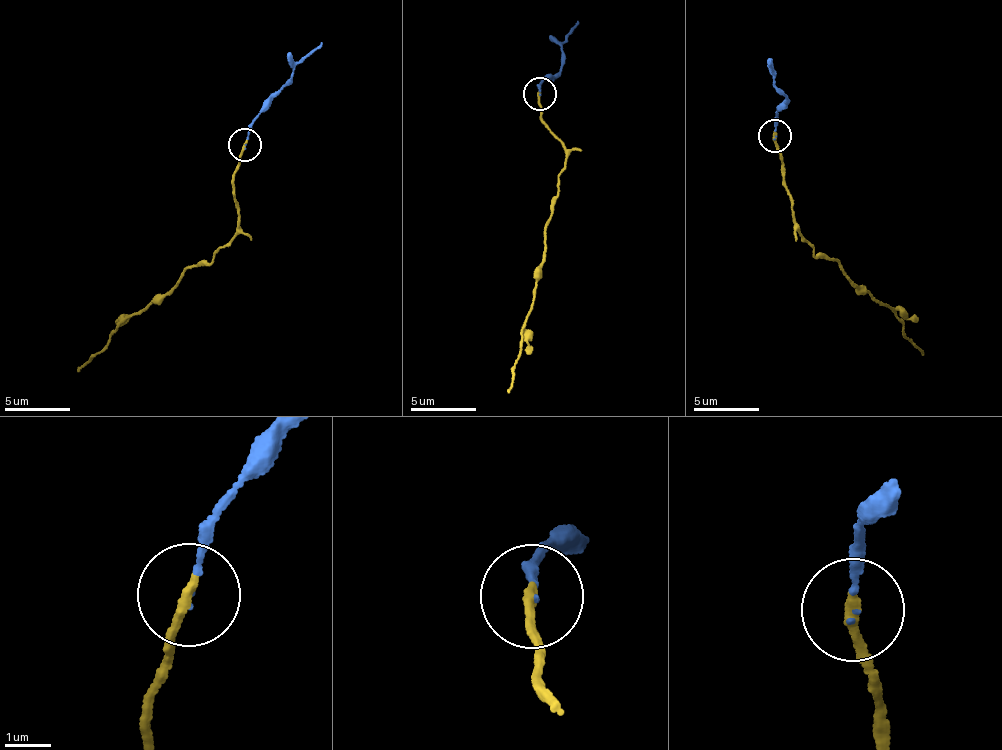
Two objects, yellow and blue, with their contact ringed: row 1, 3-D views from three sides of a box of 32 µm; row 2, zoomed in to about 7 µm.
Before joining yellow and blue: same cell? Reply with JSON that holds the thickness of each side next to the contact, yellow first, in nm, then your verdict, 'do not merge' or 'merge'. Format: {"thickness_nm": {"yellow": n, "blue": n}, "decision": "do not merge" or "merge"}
{"thickness_nm": {"yellow": 220, "blue": 90}, "decision": "merge"}

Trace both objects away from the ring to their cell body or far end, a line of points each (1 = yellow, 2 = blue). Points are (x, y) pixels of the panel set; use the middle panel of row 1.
1: (540, 95), (540, 117), (556, 135), (568, 160), (544, 232), (545, 261), (523, 324), (521, 353), (508, 392)
2: (540, 95), (537, 86), (559, 69), (560, 45), (578, 21)

